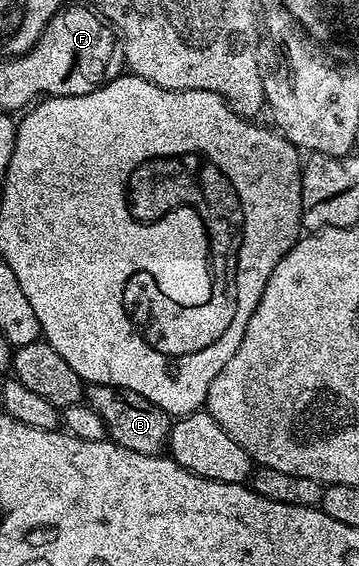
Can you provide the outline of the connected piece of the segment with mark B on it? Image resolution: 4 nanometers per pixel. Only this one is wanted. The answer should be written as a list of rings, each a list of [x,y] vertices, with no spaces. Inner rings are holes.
[[[91,384],[85,389],[84,400],[92,410],[96,410],[96,414],[100,414],[107,437],[115,444],[124,446],[124,450],[157,456],[167,447],[172,418],[156,406],[156,402],[148,402],[144,394],[136,394],[136,390],[127,388],[114,388],[110,384]]]

